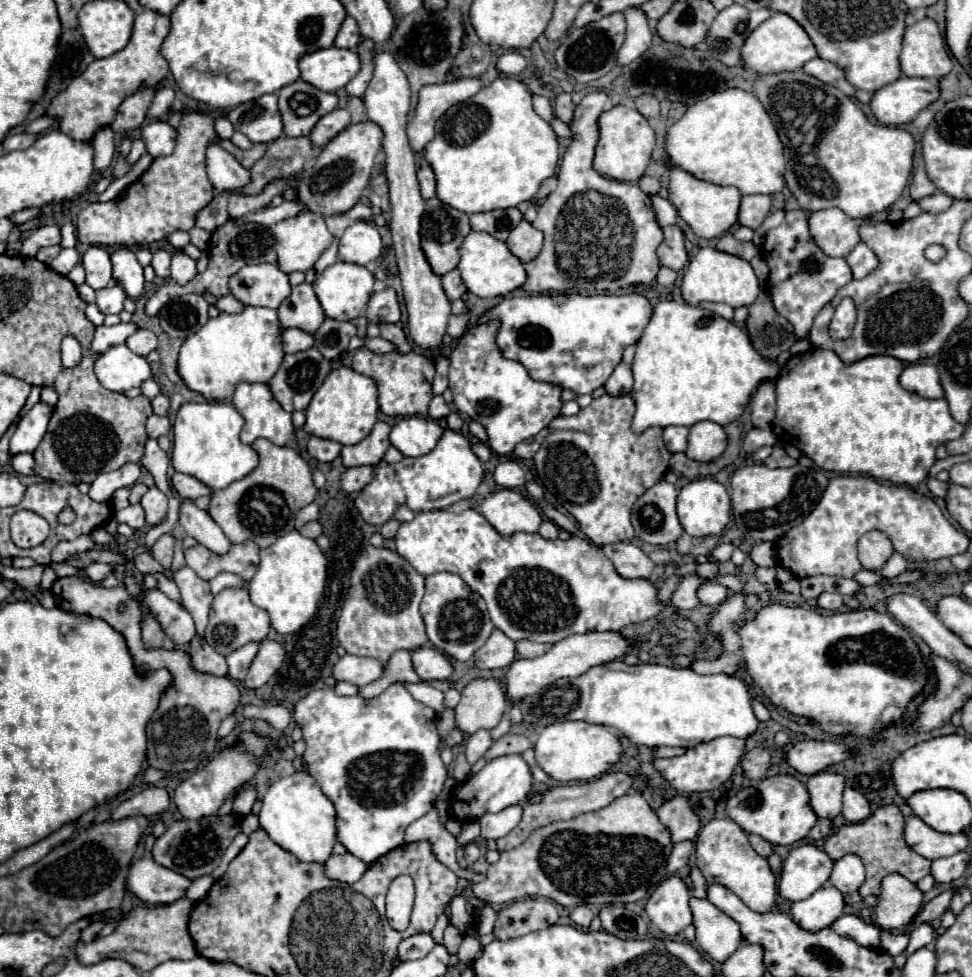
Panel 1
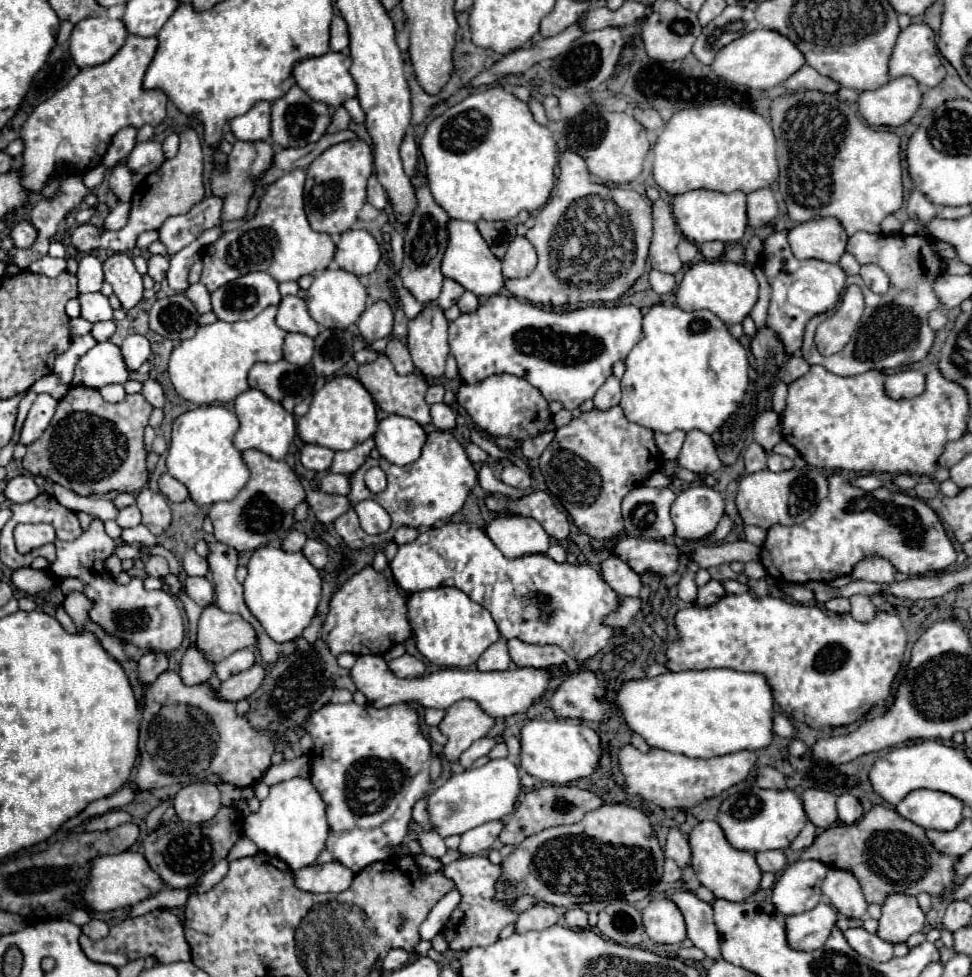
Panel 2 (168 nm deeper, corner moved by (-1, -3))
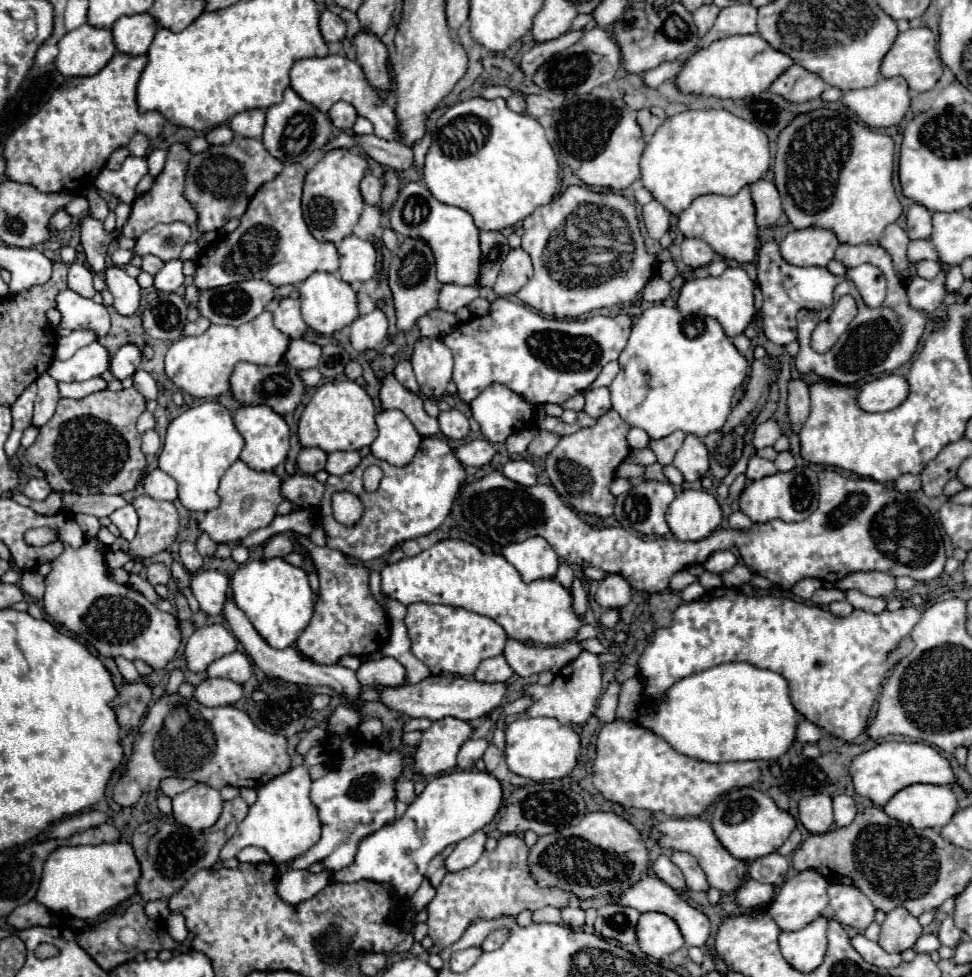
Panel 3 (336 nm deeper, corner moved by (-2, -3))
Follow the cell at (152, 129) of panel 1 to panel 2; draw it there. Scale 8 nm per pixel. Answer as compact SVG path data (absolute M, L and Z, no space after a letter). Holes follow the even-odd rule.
M146 141L146 143L136 143L136 147L132 149L132 153L126 159L126 167L132 173L150 175L164 161L166 159L164 159L164 153L160 151L160 143L158 141Z

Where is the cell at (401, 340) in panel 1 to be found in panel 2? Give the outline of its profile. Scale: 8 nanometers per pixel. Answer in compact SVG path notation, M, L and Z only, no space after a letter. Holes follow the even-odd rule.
M390 339L388 341L388 347L386 347L386 357L394 363L396 367L396 373L398 375L410 375L414 373L414 363L410 359L410 351L404 343L400 343L398 339Z

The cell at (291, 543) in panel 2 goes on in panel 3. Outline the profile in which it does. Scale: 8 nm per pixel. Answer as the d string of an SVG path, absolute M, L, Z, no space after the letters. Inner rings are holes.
M273 535L267 545L263 557L287 557L293 553L293 539L287 535Z

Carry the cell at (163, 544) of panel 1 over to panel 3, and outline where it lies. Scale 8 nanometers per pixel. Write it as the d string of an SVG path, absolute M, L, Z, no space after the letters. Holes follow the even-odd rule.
M151 563L147 565L147 579L151 585L159 585L159 583L167 585L171 579L171 571L163 563Z

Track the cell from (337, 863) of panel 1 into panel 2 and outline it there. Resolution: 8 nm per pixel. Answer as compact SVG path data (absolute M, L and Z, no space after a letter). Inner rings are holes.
M332 861L326 865L310 865L294 873L296 887L306 893L340 893L350 887L354 873Z

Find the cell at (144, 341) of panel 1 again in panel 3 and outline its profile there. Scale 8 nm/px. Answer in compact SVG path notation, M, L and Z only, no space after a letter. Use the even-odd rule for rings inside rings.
M125 343L111 359L111 367L109 371L119 379L123 381L125 377L133 375L141 365L141 349L133 343Z

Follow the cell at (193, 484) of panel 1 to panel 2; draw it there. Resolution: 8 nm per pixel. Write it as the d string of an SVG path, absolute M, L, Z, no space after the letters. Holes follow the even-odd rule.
M162 473L160 479L158 479L158 487L160 487L160 493L166 495L170 501L174 503L180 503L180 501L186 501L190 495L188 495L188 489L176 481L174 477L170 477L168 473Z

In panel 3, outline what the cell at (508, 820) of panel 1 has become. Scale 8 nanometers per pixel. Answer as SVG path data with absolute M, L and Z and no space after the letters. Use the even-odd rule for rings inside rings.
M477 831L471 837L459 841L455 845L453 853L445 859L445 867L449 871L459 871L459 869L473 865L485 851L485 841L487 841L487 833L483 833L483 831Z

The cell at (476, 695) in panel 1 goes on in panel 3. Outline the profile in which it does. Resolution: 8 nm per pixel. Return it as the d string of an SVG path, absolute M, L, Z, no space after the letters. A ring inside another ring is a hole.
M439 719L423 731L421 745L415 753L415 771L421 775L439 775L457 767L461 745L471 739L473 727L463 719Z

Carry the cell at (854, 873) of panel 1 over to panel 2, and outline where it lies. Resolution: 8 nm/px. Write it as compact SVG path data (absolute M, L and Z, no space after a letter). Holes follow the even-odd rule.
M830 869L824 879L822 893L828 897L830 905L838 913L842 913L850 919L860 919L866 915L868 903L862 895L860 883L856 883L856 877L848 875L848 871Z

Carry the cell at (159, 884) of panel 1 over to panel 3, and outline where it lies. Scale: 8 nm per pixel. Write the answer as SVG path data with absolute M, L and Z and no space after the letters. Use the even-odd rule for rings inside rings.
M103 843L103 845L81 845L81 847L59 847L53 851L45 863L41 887L35 895L39 903L49 907L51 911L59 911L59 915L71 915L77 919L95 919L103 911L117 907L121 901L133 897L137 893L137 879L141 877L141 867L135 857L135 851L129 843Z

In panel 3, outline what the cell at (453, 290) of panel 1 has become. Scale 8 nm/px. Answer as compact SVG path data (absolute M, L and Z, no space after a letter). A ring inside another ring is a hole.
M443 285L439 293L439 309L455 313L461 307L467 307L473 299L479 297L479 289L461 287L461 285Z

